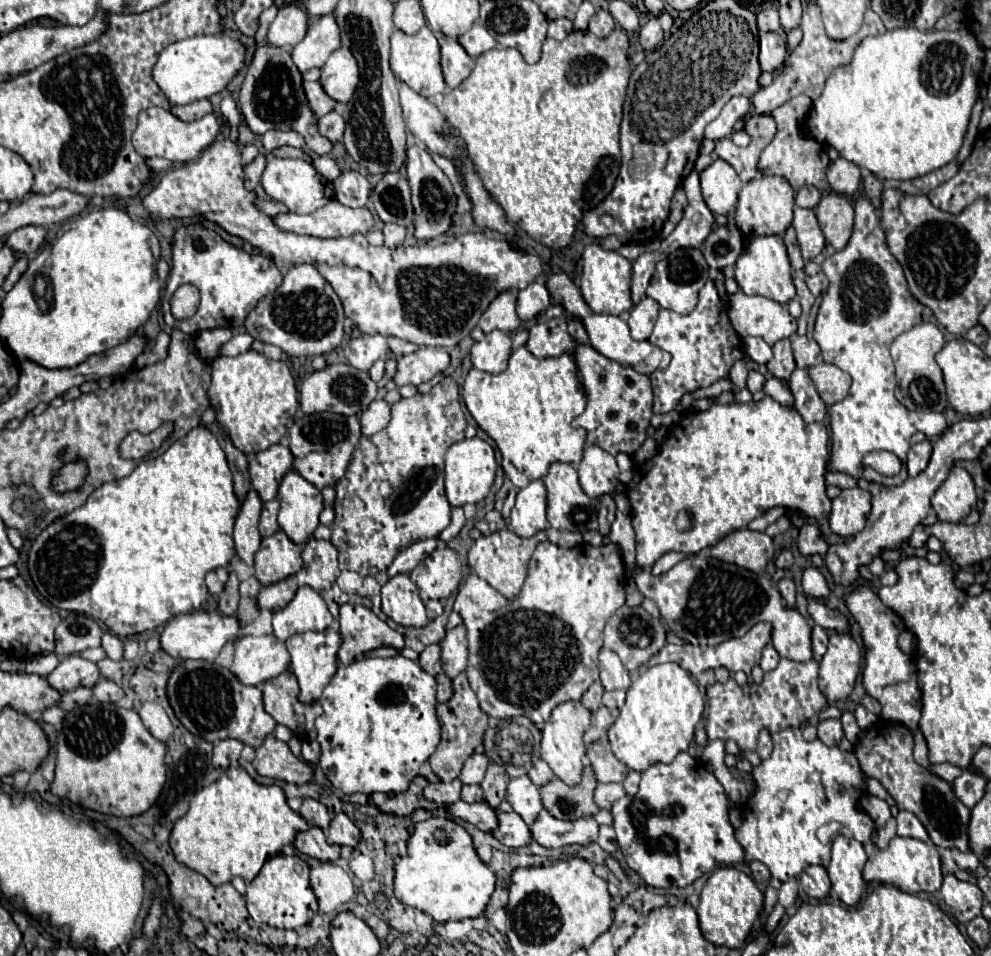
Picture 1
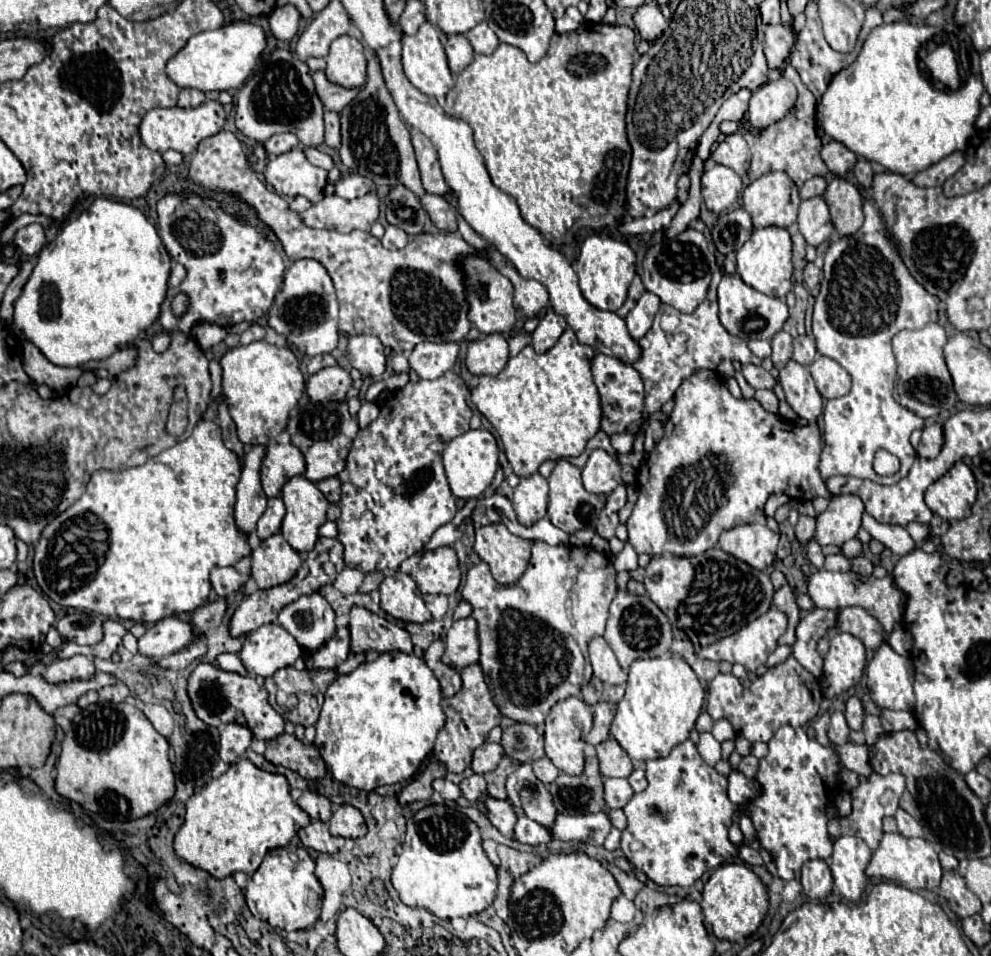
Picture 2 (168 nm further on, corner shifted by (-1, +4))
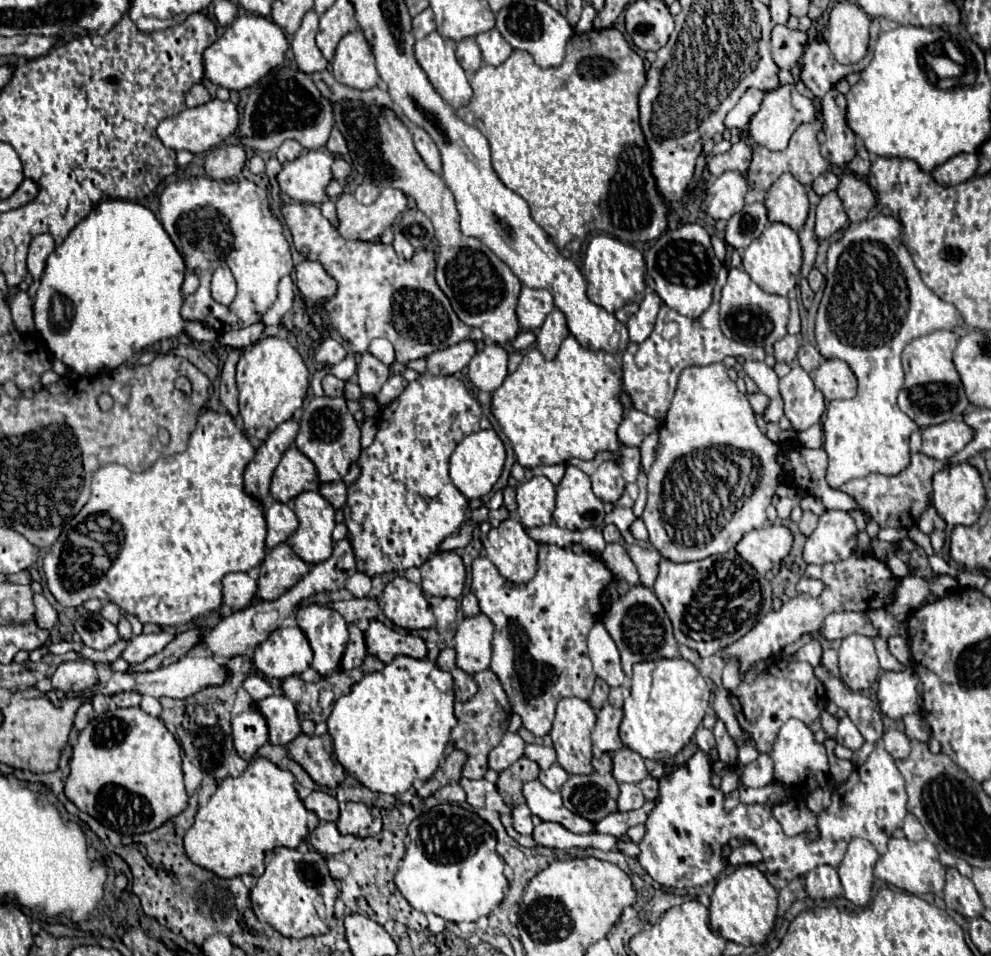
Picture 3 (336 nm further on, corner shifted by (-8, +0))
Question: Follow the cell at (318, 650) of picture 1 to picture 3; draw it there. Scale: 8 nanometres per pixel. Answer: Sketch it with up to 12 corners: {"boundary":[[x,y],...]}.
{"boundary":[[349,624],[347,652],[341,660],[343,670],[363,664],[367,656],[363,632]]}

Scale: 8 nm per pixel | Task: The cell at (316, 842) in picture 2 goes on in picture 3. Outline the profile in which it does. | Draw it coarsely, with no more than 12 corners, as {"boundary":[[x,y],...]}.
{"boundary":[[321,822],[309,836],[317,852],[335,856],[355,836],[339,834],[335,822]]}

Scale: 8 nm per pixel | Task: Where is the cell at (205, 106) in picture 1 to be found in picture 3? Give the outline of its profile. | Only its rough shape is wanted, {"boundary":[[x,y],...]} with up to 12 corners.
{"boundary":[[203,84],[187,92],[187,106],[201,106],[211,96]]}

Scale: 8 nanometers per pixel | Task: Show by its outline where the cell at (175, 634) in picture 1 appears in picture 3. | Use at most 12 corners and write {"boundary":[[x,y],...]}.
{"boundary":[[139,634],[129,640],[121,658],[129,664],[161,652],[173,634]]}

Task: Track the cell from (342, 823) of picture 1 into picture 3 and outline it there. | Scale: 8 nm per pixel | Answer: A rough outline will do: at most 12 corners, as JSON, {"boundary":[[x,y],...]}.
{"boundary":[[347,802],[339,832],[359,838],[381,832],[375,806]]}

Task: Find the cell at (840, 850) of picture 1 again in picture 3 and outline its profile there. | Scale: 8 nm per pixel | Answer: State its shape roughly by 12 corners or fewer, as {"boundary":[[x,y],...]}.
{"boundary":[[855,838],[839,866],[845,898],[867,906],[879,854]]}

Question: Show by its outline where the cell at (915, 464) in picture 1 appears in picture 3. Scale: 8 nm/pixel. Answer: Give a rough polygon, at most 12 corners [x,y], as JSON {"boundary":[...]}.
{"boundary":[[963,420],[921,430],[921,452],[949,460],[975,436]]}

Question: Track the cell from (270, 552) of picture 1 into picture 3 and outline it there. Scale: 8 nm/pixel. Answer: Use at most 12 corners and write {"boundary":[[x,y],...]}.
{"boundary":[[289,544],[271,548],[261,564],[259,598],[277,600],[309,566]]}

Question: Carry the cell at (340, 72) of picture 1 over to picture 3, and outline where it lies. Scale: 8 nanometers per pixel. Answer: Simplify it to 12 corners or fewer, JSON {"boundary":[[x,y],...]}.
{"boundary":[[359,28],[341,38],[333,58],[337,82],[377,86],[375,56]]}

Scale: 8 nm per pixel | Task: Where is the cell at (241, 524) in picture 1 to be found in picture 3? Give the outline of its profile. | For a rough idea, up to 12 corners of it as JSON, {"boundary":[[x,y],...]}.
{"boundary":[[285,420],[257,448],[245,490],[267,502],[271,476],[299,424]]}

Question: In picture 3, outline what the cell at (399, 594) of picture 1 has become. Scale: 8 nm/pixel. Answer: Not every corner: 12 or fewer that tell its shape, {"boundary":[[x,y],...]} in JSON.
{"boundary":[[403,576],[385,586],[383,612],[407,630],[435,626],[423,590]]}

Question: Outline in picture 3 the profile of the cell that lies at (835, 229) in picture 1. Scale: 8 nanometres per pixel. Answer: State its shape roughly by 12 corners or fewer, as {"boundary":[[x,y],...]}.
{"boundary":[[855,174],[841,178],[837,194],[851,224],[877,204],[869,184]]}

